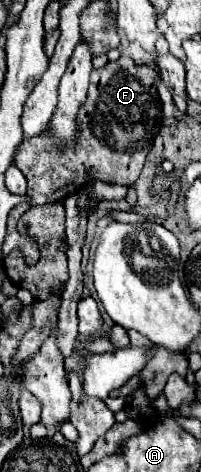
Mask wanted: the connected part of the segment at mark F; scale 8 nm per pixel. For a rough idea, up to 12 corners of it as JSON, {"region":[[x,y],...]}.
{"region":[[93,71],[79,137],[47,165],[21,143],[35,205],[93,177],[133,185],[159,135],[155,71]]}

